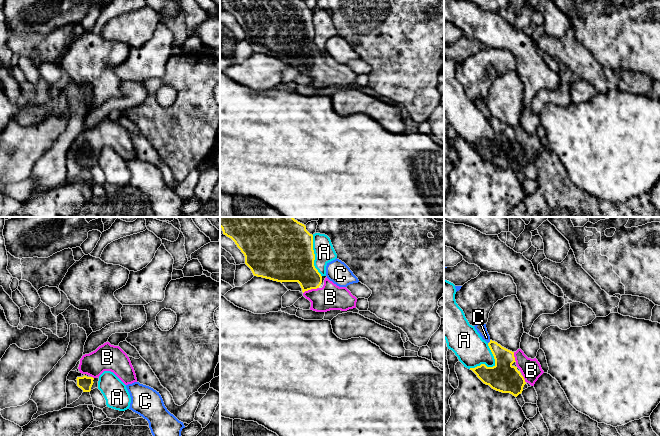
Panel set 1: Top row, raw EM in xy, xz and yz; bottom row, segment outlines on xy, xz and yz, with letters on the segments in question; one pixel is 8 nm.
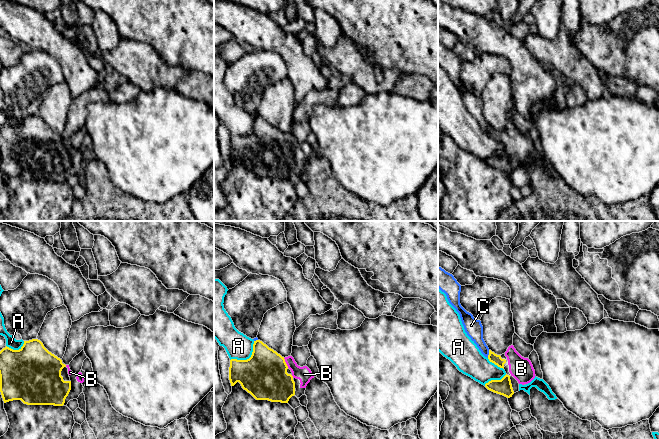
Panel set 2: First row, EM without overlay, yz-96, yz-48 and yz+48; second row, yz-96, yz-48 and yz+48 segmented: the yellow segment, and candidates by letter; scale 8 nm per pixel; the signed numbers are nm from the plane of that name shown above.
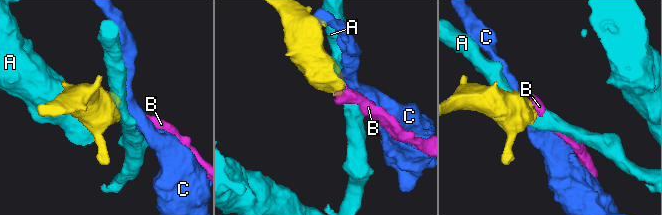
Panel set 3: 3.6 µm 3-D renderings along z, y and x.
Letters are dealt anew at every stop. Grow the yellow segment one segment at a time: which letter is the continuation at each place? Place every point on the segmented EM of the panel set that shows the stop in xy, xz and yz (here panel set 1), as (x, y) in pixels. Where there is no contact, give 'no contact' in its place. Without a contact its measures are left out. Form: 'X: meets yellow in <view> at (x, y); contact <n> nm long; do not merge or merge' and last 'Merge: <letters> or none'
A: meets yellow in yz at (493, 366); contact 260 nm long; do not merge
B: meets yellow in xz at (310, 289); contact 140 nm long; merge
C: meets yellow in yz at (489, 342); contact 40 nm long; do not merge
Merge: B

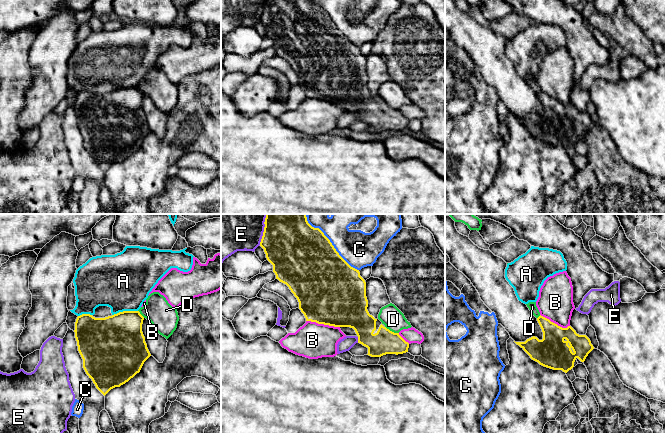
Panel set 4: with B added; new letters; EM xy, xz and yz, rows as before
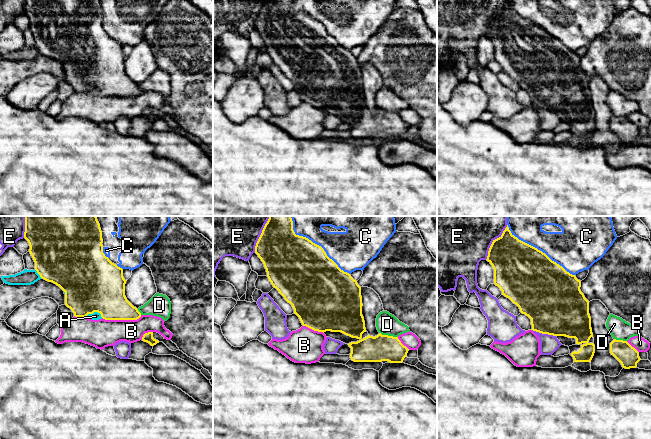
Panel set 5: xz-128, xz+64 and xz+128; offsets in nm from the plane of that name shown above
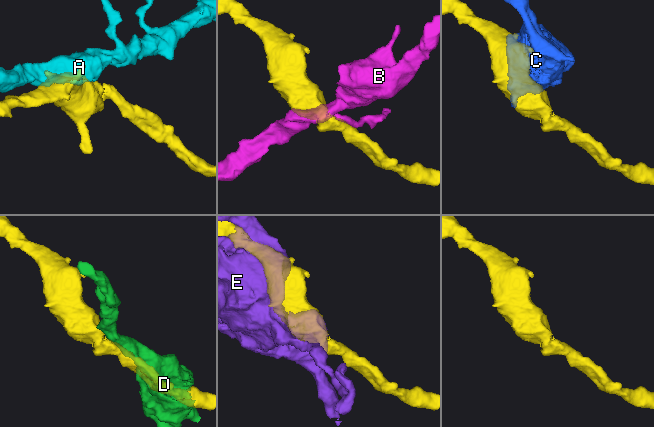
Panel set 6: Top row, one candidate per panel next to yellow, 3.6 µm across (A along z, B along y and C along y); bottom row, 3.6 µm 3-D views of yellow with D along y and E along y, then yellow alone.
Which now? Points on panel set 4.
A: meets yellow in xy at (124, 311); contact 220 nm long; do not merge
B: meets yellow in xz at (323, 323); contact 280 nm long; do not merge
C: meets yellow in xz at (330, 242); contact 600 nm long; do not merge
D: meets yellow in xz at (391, 331); contact 130 nm long; do not merge
E: meets yellow in xz at (264, 229); contact 260 nm long; do not merge
Merge: none

